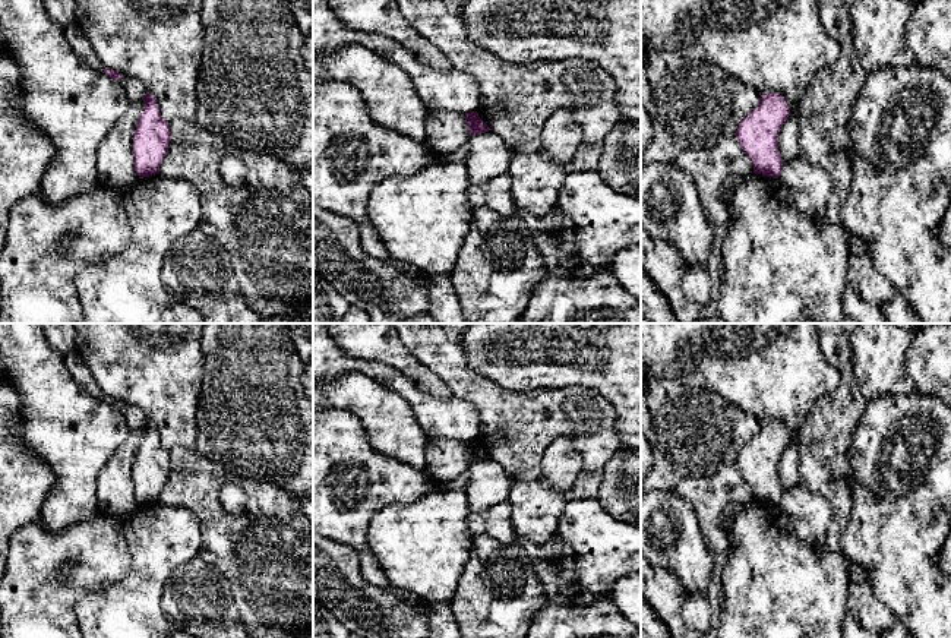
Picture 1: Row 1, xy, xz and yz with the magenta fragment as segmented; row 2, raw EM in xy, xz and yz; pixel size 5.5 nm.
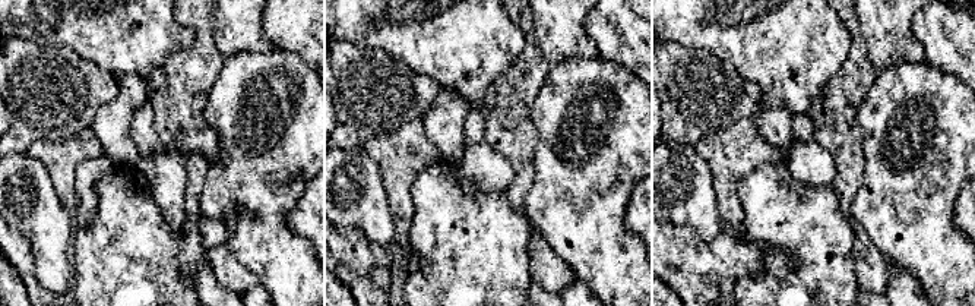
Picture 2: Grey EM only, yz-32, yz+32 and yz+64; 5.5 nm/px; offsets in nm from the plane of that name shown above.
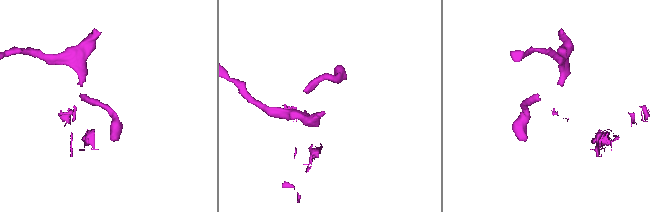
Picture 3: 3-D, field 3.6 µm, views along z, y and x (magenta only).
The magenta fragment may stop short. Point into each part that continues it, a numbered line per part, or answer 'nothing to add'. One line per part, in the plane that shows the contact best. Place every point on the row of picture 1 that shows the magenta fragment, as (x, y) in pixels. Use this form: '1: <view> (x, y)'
nothing to add

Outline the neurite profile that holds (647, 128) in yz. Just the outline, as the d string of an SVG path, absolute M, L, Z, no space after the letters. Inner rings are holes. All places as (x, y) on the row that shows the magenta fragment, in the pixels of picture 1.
M641 97L641 157L654 135L654 124Z

